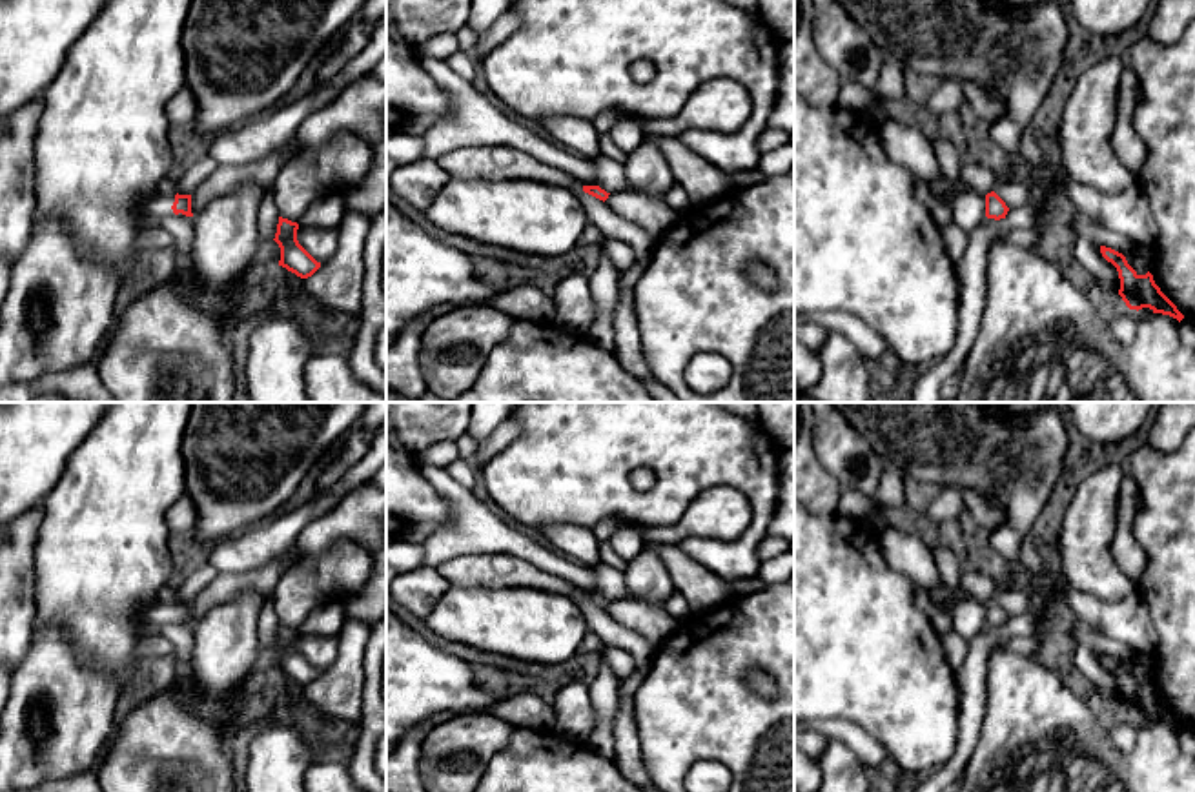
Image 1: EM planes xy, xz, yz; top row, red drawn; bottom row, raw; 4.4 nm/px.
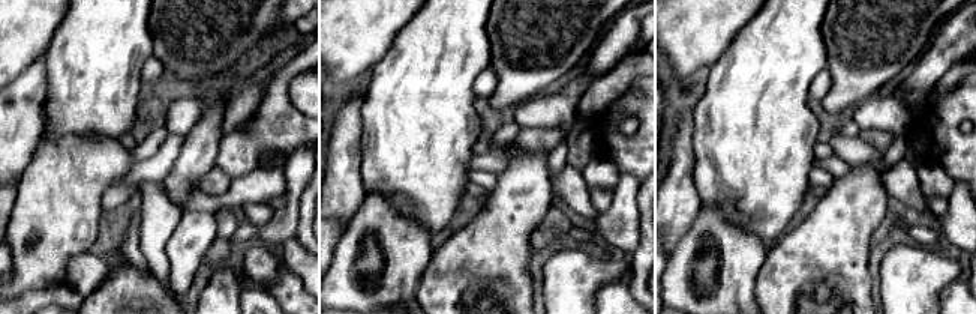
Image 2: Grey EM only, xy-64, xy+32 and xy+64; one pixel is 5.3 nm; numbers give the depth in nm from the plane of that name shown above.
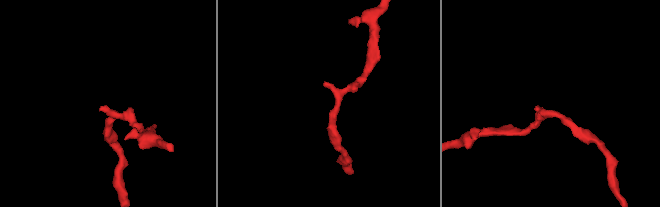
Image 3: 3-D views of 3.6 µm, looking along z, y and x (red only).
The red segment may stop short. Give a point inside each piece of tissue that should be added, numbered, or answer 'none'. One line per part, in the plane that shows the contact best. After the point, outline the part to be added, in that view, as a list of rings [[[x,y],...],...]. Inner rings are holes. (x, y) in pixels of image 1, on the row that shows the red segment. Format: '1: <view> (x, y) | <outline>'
1: xy (155, 208) | [[[153,193],[140,204],[140,215],[148,226],[160,226],[166,217],[175,215],[171,206],[175,195]]]

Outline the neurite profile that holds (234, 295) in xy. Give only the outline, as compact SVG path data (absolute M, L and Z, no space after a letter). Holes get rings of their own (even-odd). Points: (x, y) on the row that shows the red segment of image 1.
M240 280L240 282L230 286L224 295L222 326L228 335L239 319L239 304L242 302L242 291L244 291L244 282Z

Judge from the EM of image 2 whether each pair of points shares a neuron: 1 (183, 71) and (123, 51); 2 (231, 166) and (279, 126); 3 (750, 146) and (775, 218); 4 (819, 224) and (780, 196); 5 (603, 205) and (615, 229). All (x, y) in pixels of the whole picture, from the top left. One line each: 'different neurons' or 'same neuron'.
1: different neurons
2: same neuron
3: same neuron
4: different neurons
5: different neurons

